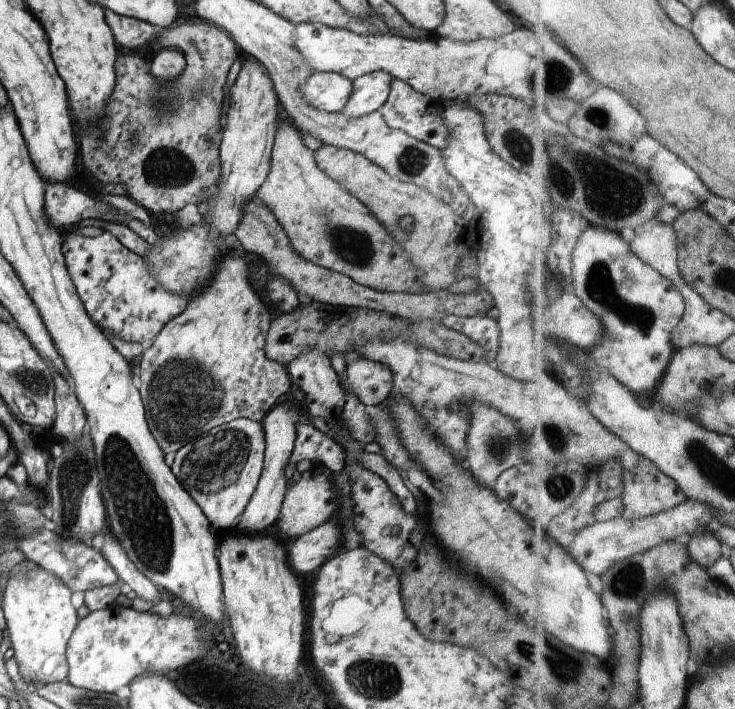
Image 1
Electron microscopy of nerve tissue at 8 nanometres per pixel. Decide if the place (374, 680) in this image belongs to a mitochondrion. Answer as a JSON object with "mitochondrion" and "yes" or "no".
{"mitochondrion":"yes"}

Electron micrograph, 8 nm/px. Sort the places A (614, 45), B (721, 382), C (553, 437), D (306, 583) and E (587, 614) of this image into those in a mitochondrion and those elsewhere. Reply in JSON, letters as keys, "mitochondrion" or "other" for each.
{"A":"other","B":"other","C":"mitochondrion","D":"other","E":"other"}

